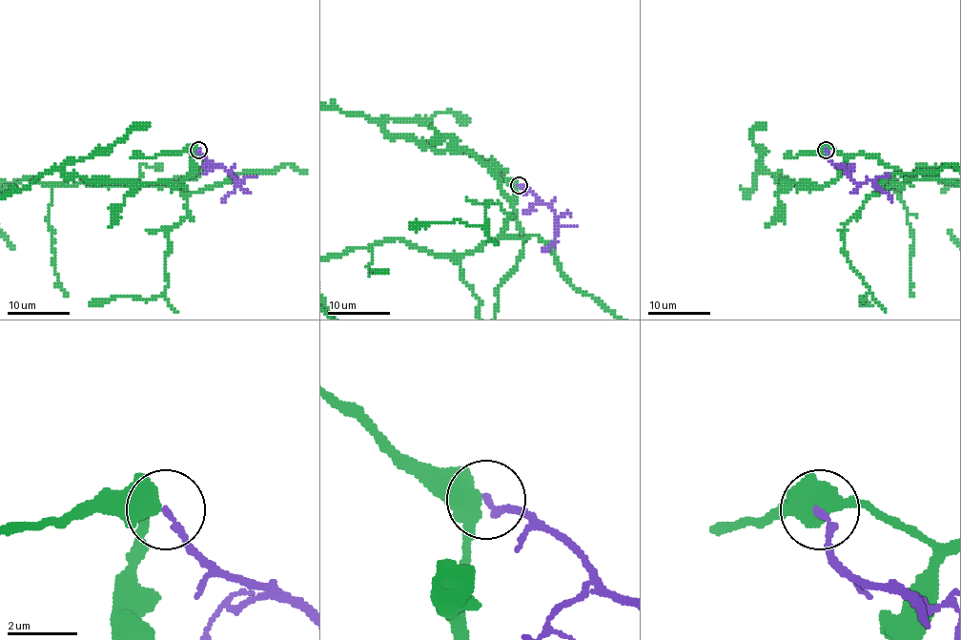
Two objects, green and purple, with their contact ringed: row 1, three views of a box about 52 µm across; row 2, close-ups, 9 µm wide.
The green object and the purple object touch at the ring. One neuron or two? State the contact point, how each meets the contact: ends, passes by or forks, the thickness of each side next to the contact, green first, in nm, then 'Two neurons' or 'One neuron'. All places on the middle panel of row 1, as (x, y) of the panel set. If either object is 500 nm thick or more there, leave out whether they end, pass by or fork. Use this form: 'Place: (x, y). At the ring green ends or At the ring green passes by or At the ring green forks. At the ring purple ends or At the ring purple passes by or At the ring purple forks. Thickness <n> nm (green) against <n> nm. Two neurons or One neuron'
Place: (519, 185). At the ring green passes by. At the ring purple ends. Thickness 480 nm (green) against 200 nm. Two neurons

